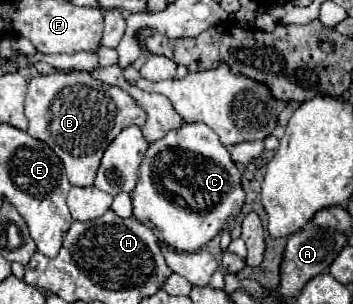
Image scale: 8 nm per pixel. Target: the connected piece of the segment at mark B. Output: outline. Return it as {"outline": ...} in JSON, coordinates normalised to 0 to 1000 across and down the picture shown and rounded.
{"outline":[[[204,237],[91,257],[74,303],[74,388],[85,401],[79,441],[130,467],[164,507],[198,605],[244,618],[266,605],[283,520],[306,474],[357,414],[402,414],[414,375],[363,303],[266,263],[255,237]]]}

